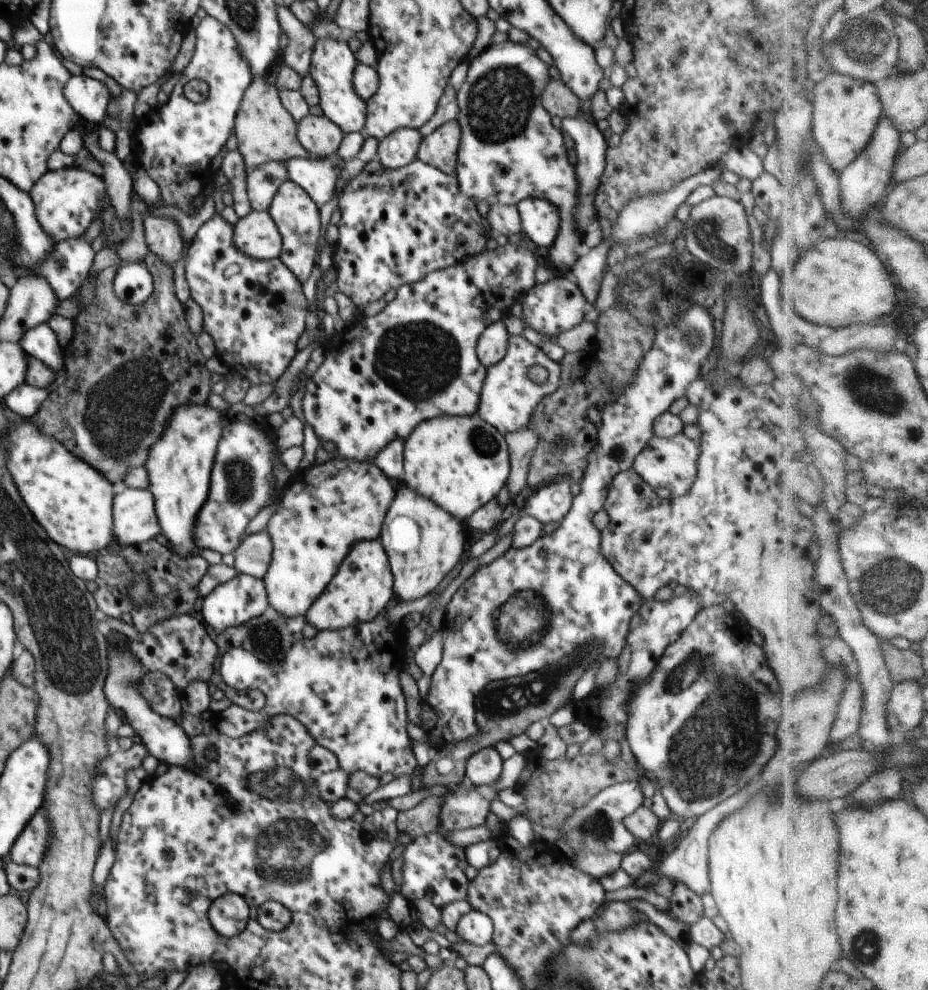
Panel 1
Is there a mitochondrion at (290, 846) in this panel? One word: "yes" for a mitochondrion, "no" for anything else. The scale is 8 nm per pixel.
yes

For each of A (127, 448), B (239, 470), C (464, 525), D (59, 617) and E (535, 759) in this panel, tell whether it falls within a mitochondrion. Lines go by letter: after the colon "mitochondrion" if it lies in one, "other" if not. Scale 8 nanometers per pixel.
A: mitochondrion
B: mitochondrion
C: other
D: mitochondrion
E: other

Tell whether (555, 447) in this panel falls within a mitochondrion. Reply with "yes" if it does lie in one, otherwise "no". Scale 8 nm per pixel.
yes

